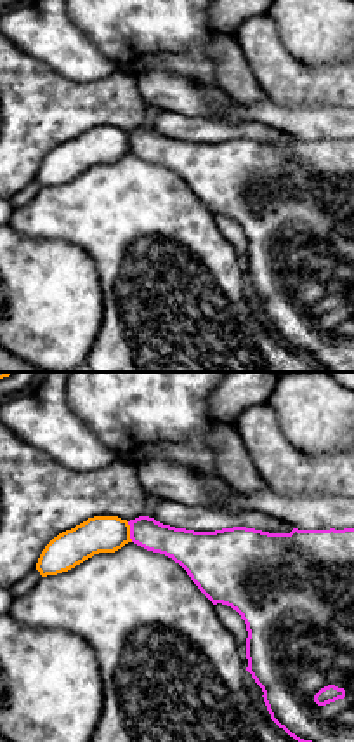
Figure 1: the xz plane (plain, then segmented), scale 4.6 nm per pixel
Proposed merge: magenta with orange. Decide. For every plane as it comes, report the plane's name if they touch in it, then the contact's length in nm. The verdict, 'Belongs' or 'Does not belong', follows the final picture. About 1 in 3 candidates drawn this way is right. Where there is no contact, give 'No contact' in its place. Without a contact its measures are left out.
Touches magenta in xz. Shared border 100 nm

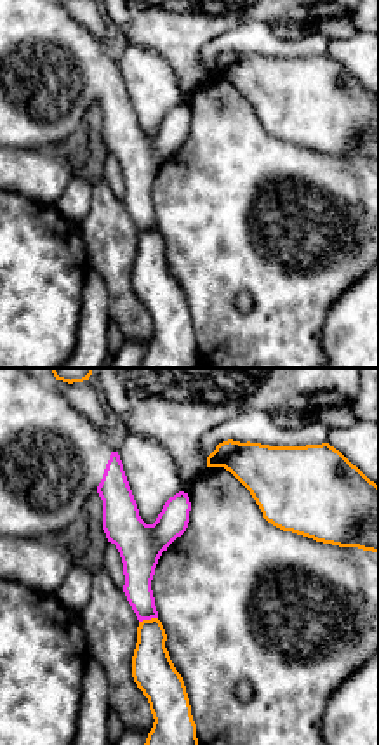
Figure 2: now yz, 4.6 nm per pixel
Touches magenta in yz. Shared border 90 nm

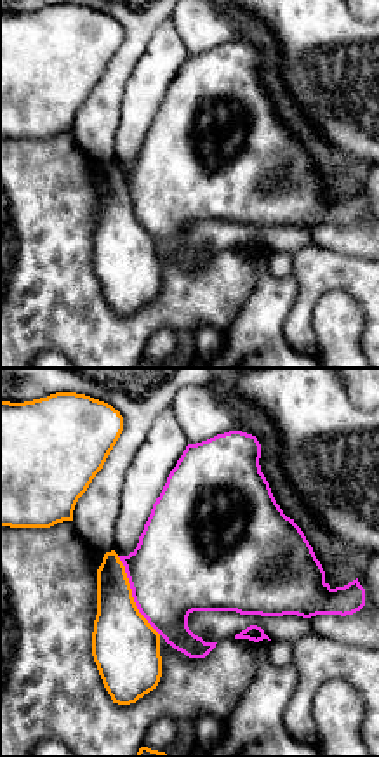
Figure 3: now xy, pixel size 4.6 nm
Touches magenta in xy. Shared border 420 nm

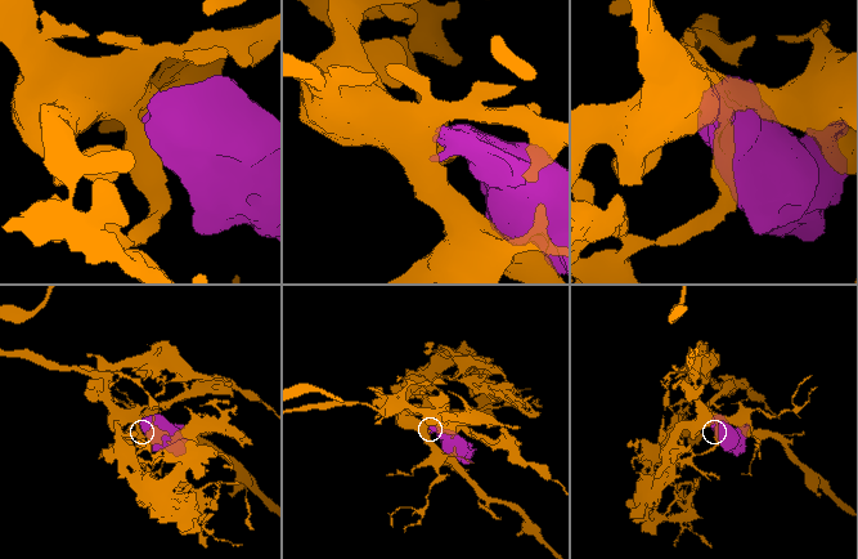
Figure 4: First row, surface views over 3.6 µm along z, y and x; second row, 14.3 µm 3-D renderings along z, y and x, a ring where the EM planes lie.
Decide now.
Does not belong

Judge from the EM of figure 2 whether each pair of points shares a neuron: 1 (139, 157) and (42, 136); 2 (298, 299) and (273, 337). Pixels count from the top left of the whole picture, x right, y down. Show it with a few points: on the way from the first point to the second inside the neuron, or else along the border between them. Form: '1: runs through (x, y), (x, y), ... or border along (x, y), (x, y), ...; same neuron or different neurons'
1: runs through (120, 127), (99, 98), (86, 98), (72, 112); same neuron
2: runs through (291, 308), (282, 329); same neuron

